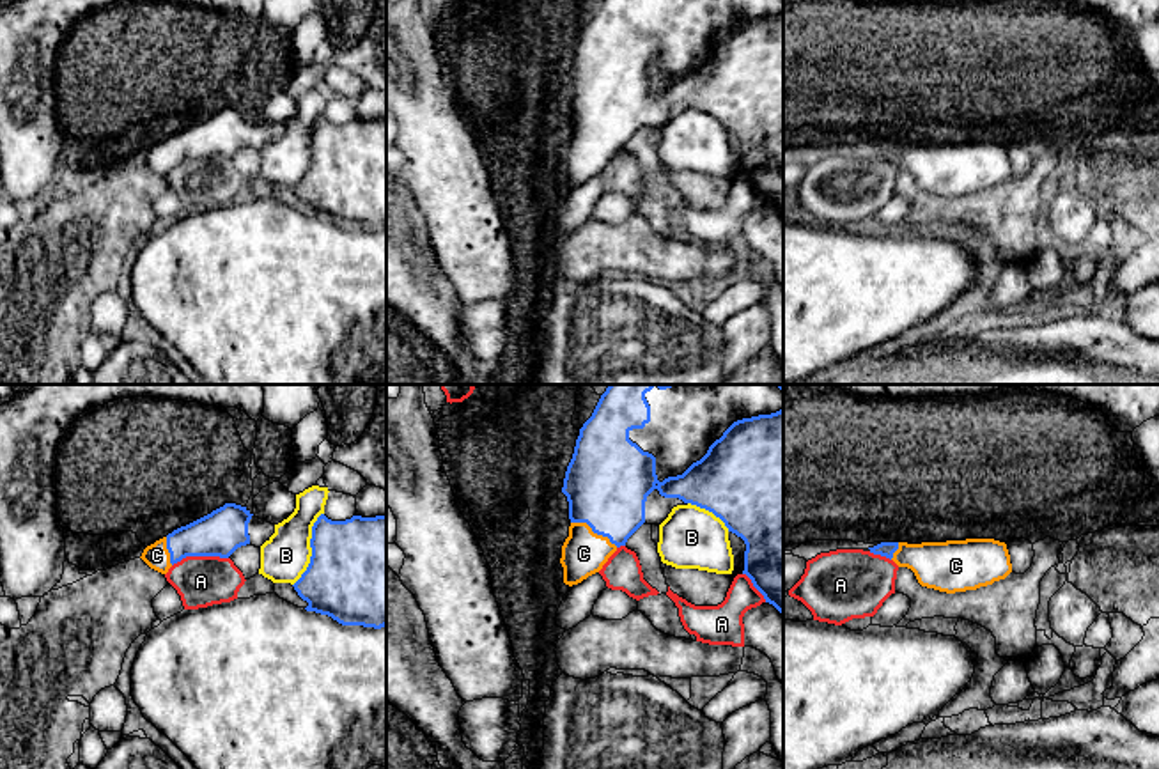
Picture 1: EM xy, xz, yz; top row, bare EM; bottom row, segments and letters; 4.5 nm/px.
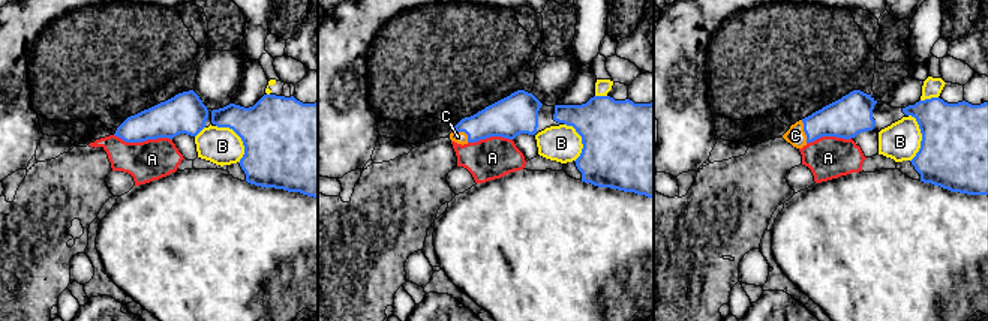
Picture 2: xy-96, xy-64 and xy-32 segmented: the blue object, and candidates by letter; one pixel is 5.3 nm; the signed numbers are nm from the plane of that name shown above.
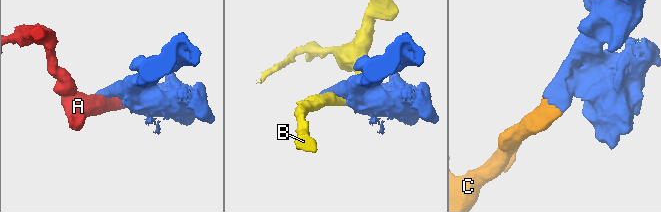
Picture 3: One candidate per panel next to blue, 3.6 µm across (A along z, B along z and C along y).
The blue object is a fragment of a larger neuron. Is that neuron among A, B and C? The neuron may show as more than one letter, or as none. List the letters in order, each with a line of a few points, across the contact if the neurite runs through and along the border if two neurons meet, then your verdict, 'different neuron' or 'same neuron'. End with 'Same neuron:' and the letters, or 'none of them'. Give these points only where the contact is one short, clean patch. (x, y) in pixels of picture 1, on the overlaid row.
A: different neuron
B: different neuron
C: line xz (608, 479), (606, 507), (594, 532), (583, 553); same neuron
Same neuron: C

